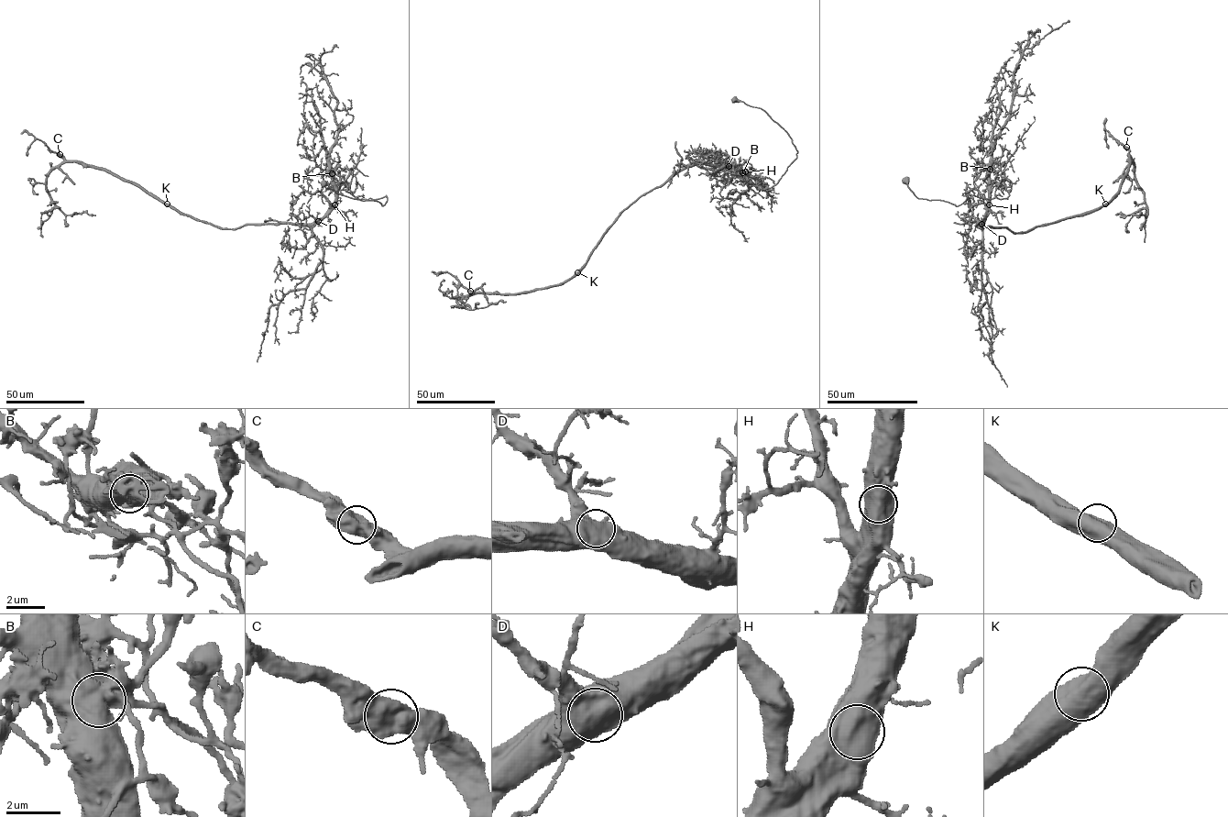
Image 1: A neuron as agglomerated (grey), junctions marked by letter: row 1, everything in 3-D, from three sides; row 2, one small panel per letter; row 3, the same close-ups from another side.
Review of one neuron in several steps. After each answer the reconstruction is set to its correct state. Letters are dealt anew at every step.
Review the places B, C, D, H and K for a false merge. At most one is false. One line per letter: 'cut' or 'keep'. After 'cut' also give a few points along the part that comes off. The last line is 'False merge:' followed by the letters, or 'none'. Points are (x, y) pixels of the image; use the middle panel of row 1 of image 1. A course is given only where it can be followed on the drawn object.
B: cut; course (742, 172), (754, 184), (763, 189), (772, 188), (797, 157), (797, 150), (786, 132), (763, 110), (731, 99)
C: keep
D: keep
H: keep
K: keep
False merge: B

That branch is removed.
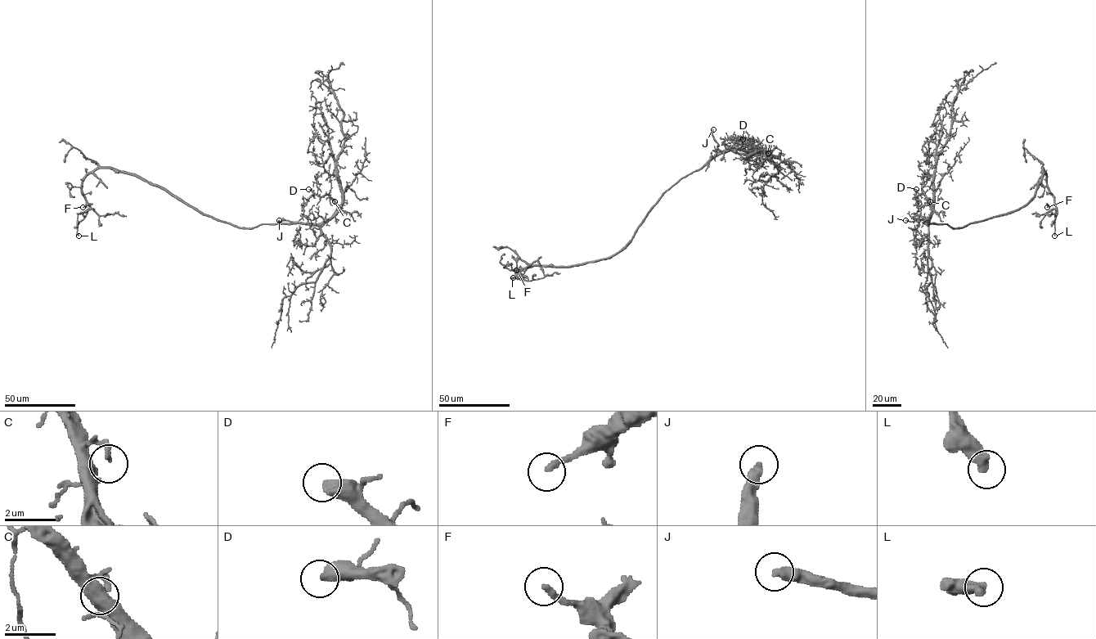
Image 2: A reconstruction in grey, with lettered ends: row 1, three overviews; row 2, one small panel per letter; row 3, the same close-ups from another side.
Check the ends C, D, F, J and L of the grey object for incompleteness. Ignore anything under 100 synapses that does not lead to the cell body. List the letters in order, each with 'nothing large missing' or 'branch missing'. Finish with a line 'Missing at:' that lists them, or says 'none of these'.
C: nothing large missing
D: branch missing
F: nothing large missing
J: branch missing
L: nothing large missing
Missing at: D, J

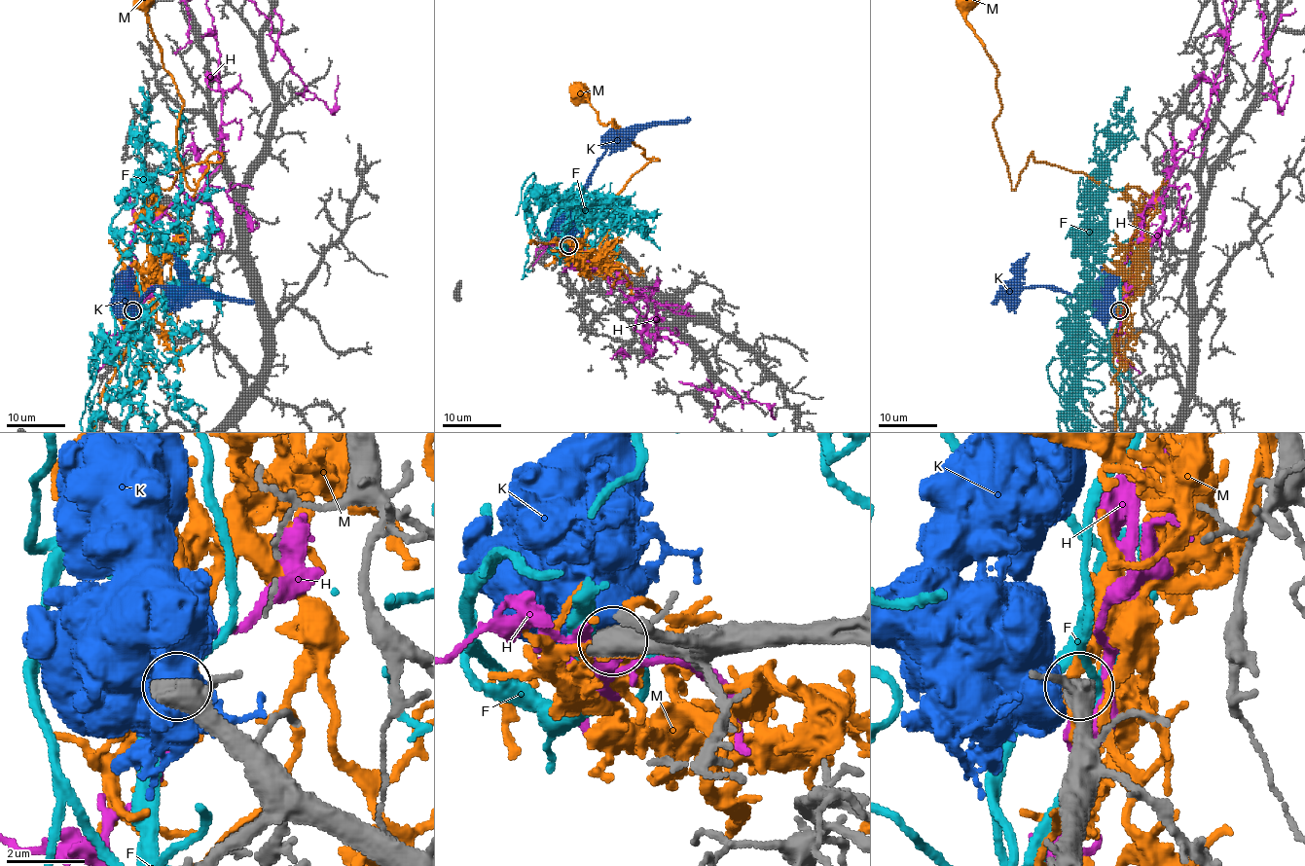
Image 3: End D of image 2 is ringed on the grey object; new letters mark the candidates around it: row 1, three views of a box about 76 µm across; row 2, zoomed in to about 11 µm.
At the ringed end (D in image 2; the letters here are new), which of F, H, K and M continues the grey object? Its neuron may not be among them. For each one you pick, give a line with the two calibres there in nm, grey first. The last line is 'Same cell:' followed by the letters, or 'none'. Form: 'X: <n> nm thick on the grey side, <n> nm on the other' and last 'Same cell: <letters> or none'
Same cell: none

